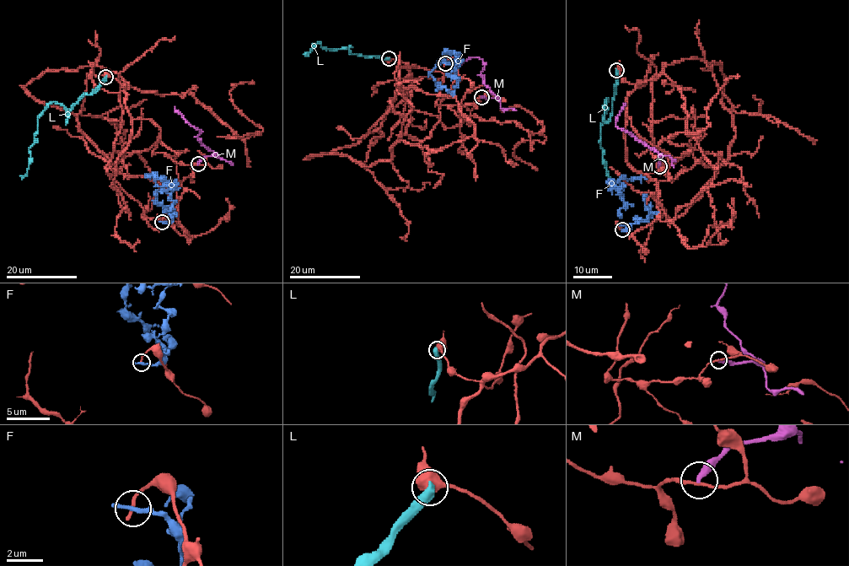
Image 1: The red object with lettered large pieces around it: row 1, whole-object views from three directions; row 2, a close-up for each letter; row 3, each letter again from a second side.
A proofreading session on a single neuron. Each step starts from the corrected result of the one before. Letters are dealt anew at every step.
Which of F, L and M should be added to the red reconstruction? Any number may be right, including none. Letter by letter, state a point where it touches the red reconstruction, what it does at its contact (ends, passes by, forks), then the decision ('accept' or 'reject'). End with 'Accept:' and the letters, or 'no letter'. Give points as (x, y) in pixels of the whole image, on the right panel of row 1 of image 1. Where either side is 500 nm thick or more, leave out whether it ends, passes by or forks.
F: meets red at (622, 229); it ends there; reject
L: meets red at (616, 70); reject
M: meets red at (659, 166); it ends there; reject
Accept: no letter

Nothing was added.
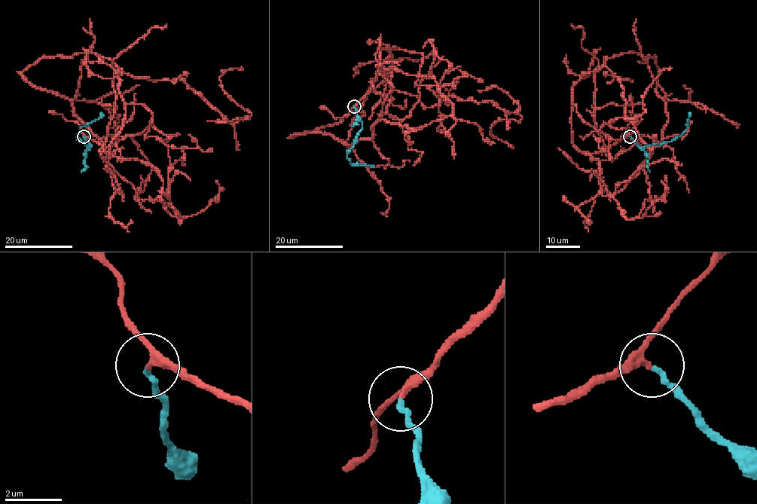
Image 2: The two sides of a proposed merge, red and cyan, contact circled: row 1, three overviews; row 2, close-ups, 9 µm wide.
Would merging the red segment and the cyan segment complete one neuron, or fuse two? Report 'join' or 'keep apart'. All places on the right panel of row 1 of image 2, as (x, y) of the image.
join

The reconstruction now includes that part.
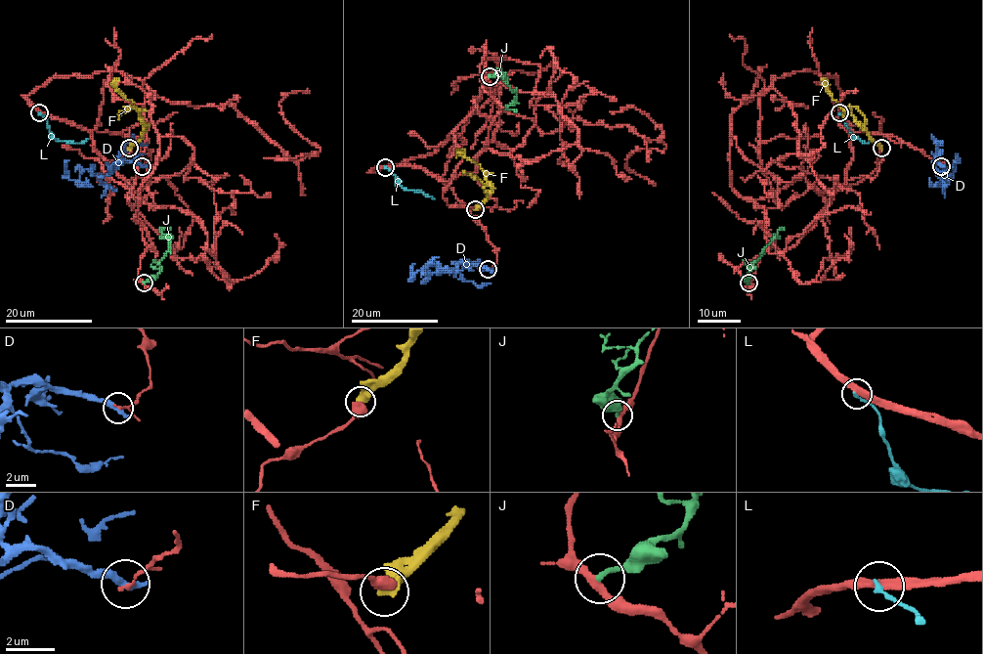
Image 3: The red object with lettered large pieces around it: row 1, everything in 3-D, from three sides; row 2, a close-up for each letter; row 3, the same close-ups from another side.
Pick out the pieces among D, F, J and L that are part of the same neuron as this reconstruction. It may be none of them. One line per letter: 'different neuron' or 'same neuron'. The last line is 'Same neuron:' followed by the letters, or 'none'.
D: different neuron
F: different neuron
J: different neuron
L: different neuron
Same neuron: none

